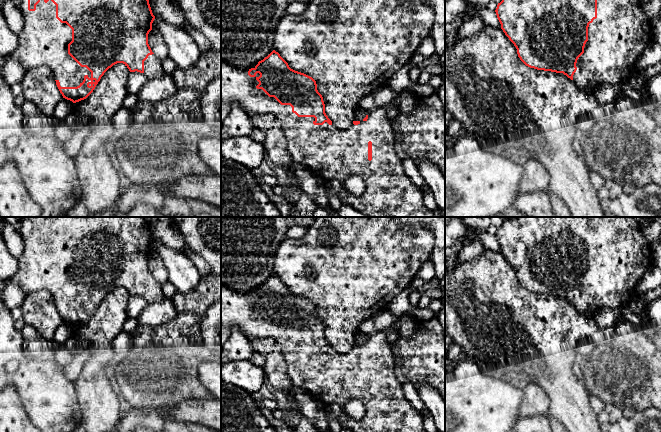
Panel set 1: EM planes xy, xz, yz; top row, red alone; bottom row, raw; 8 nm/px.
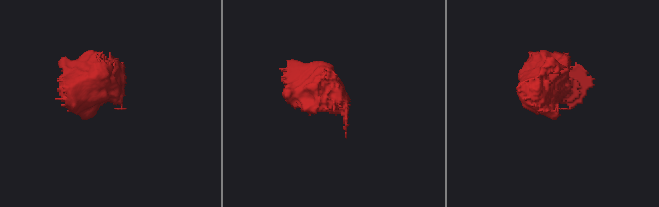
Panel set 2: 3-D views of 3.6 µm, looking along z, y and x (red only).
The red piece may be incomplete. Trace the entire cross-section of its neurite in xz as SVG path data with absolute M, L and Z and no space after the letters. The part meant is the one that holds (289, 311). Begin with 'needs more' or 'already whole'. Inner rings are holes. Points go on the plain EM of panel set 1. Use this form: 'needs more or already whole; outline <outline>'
needs more; outline M275 274L251 292L236 292L221 284L221 325L230 330L237 327L248 339L274 339L281 348L287 363L287 374L293 385L306 390L317 400L322 400L326 406L333 403L344 406L351 399L361 401L365 406L365 415L361 420L347 418L346 426L351 431L426 432L423 416L406 399L403 384L395 375L395 357L385 333L371 334L361 346L353 345L345 354L336 352L325 337L325 328L317 314L316 305L291 293Z

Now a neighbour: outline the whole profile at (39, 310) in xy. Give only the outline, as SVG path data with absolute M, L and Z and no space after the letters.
M46 290L30 293L21 309L26 324L33 326L47 341L53 341L54 333L63 323L52 294Z

